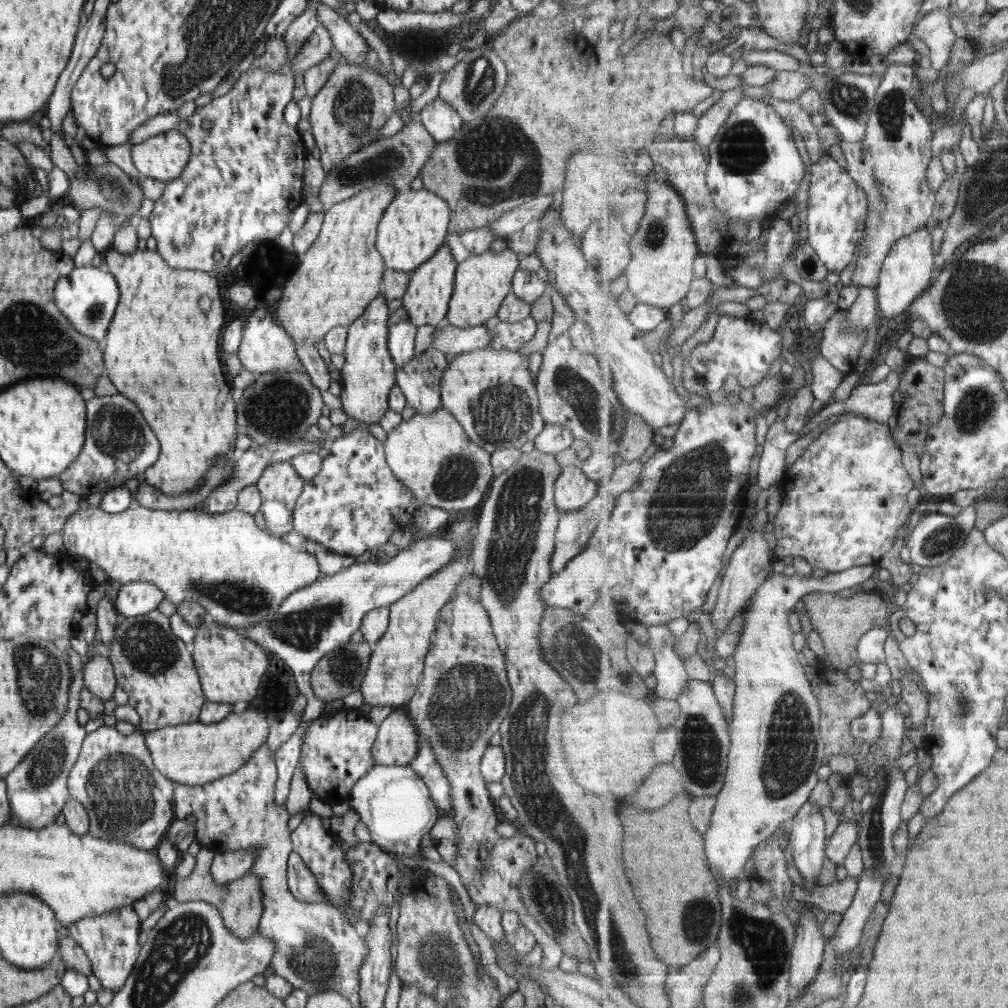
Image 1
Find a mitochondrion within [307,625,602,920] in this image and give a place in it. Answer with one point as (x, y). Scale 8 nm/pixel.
(467, 698)

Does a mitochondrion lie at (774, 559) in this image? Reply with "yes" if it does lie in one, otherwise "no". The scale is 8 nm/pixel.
no

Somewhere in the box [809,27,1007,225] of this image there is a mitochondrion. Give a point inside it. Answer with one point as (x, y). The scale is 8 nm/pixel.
(891, 113)

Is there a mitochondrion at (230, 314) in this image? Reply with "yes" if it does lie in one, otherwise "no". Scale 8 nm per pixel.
no

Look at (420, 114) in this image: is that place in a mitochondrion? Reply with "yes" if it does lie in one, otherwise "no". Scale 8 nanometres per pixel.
no

